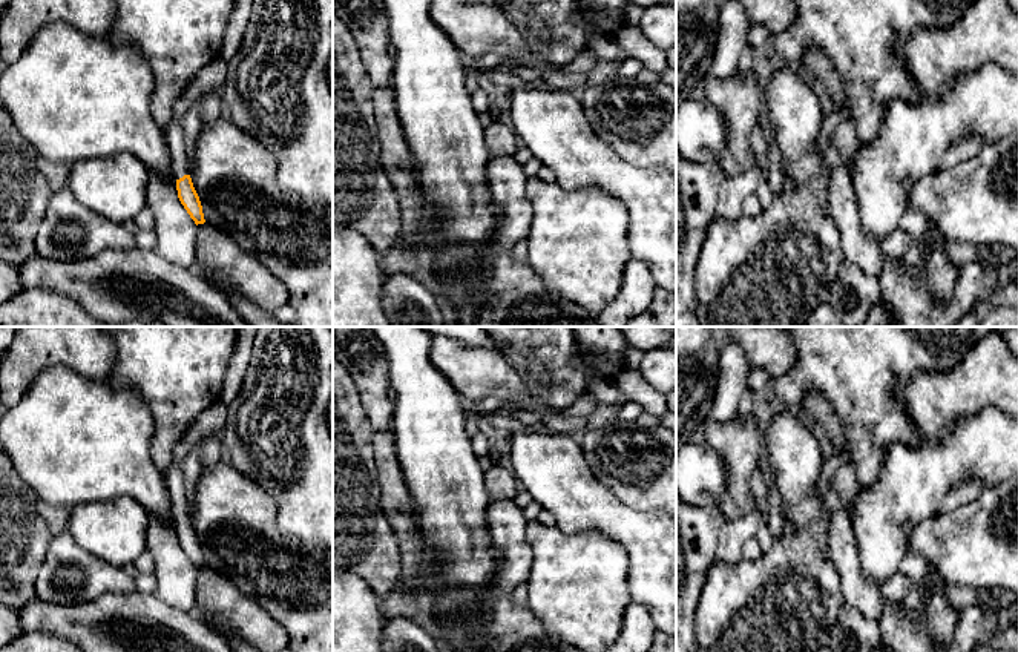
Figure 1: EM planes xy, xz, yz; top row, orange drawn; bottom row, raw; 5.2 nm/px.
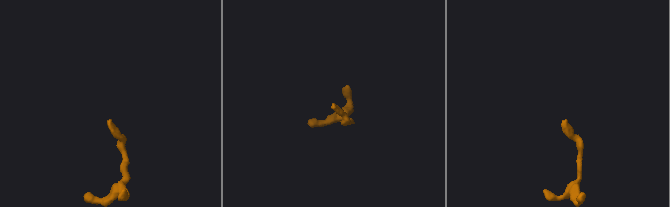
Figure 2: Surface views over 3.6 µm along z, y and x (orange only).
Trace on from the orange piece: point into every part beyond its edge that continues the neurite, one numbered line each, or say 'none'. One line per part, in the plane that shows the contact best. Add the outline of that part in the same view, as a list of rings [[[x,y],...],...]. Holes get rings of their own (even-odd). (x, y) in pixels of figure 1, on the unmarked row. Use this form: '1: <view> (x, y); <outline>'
1: xy (174, 479); [[[179,462],[173,463],[166,474],[166,486],[170,494],[175,523],[189,519],[189,502],[186,496],[184,474]]]

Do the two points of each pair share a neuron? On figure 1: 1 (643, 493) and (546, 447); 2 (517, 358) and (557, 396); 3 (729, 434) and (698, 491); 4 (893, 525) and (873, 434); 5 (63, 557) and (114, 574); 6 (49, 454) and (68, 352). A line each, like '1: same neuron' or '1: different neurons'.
1: different neurons
2: same neuron
3: different neurons
4: different neurons
5: same neuron
6: different neurons

